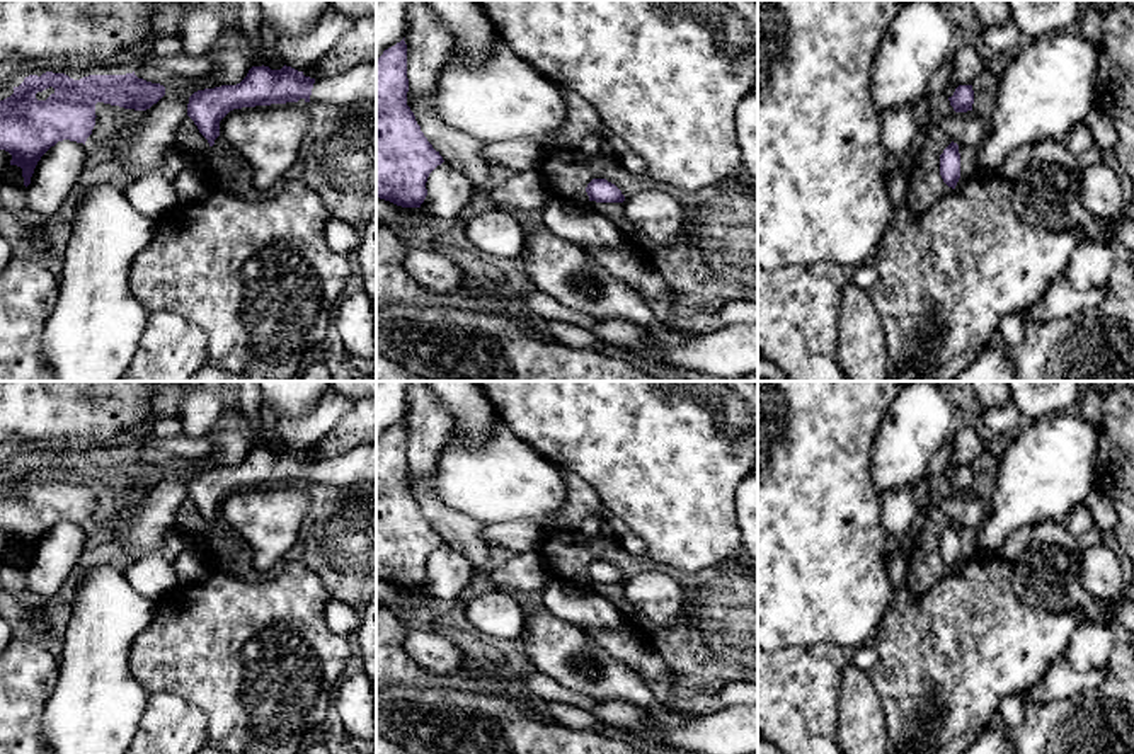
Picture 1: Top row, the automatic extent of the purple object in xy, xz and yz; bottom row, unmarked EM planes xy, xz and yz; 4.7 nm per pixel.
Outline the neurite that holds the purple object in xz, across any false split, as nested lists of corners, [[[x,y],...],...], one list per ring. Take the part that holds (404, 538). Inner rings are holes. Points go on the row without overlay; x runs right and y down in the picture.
[[[402,420],[376,441],[376,579],[421,589],[429,555],[444,541],[407,487],[407,426]]]

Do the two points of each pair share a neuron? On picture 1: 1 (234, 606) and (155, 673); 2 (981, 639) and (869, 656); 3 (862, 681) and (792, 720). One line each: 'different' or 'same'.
1: same
2: different
3: different

